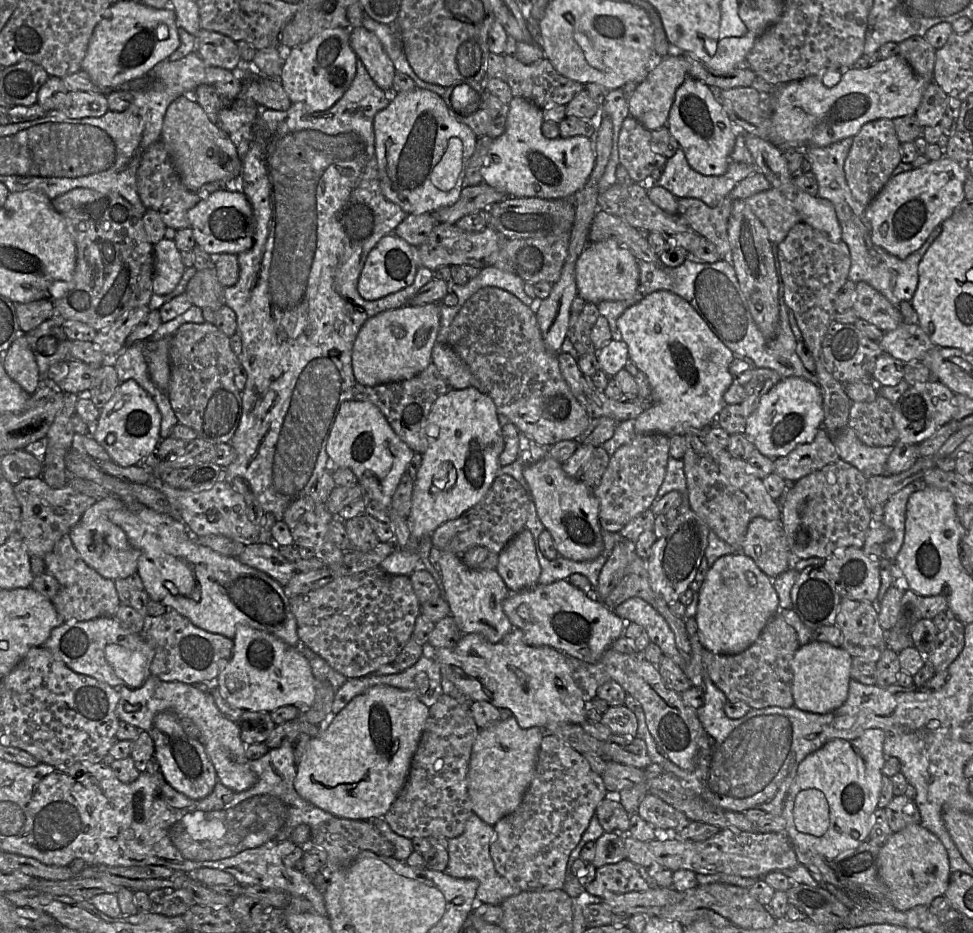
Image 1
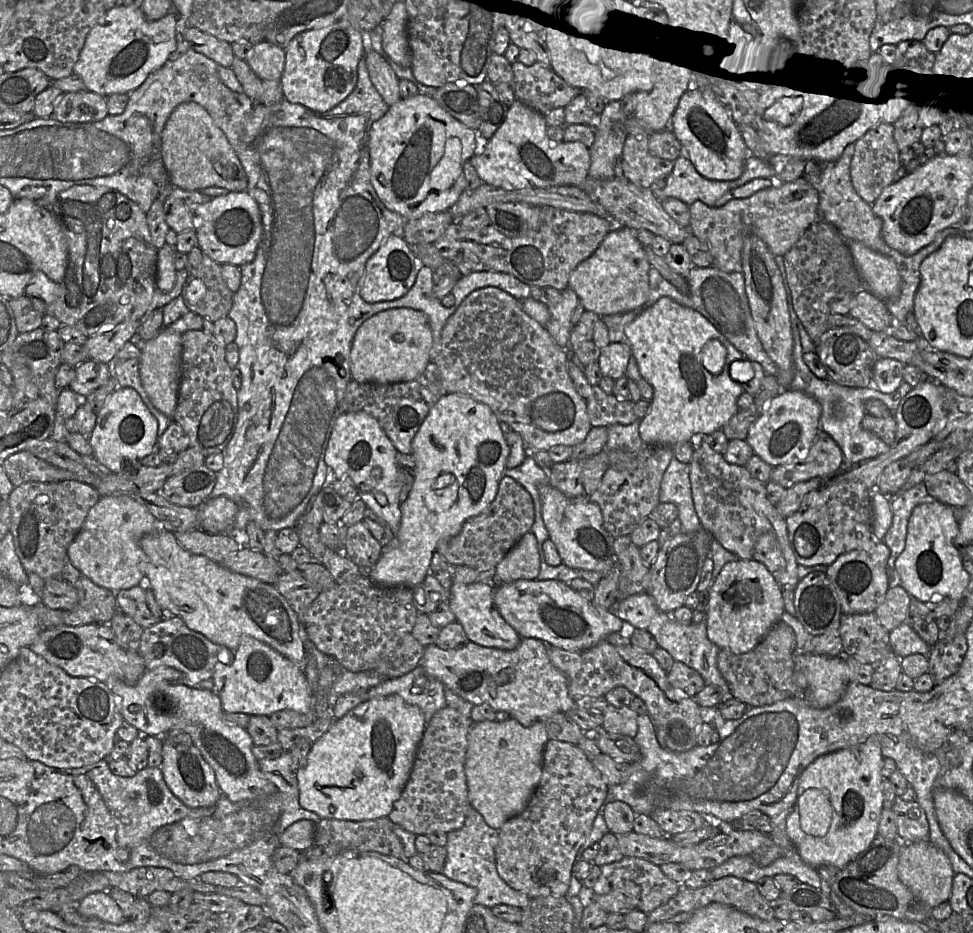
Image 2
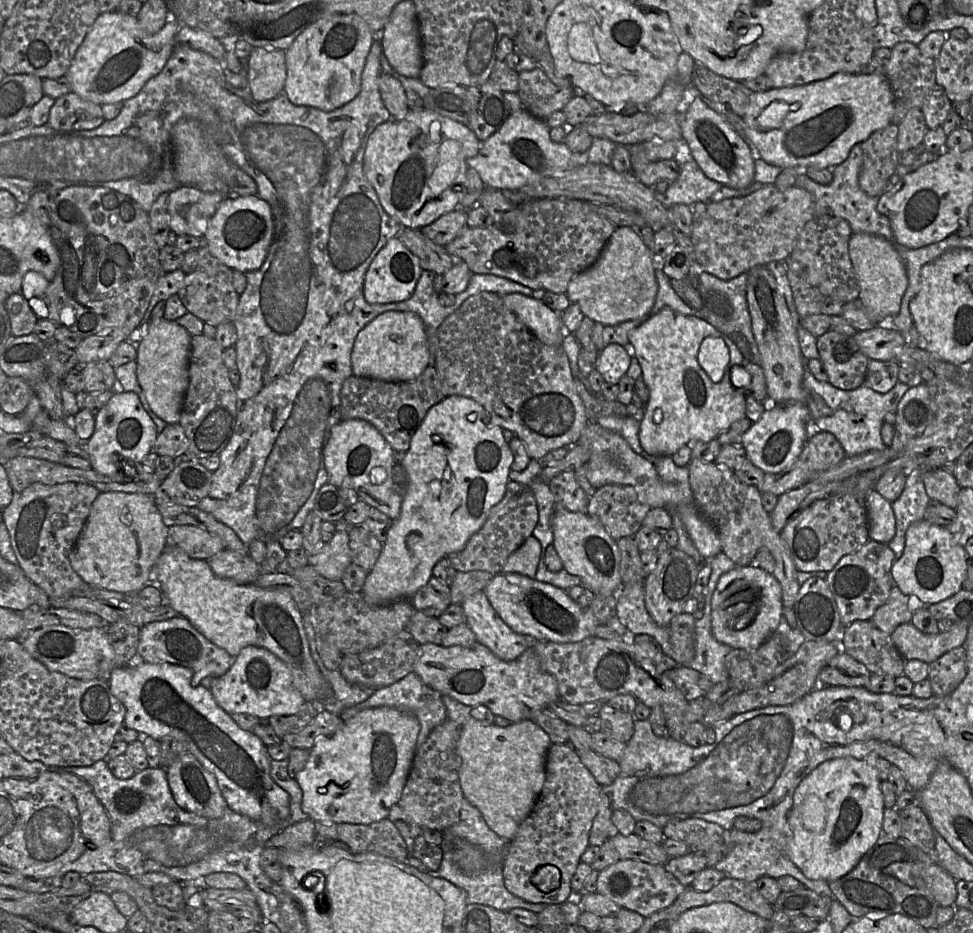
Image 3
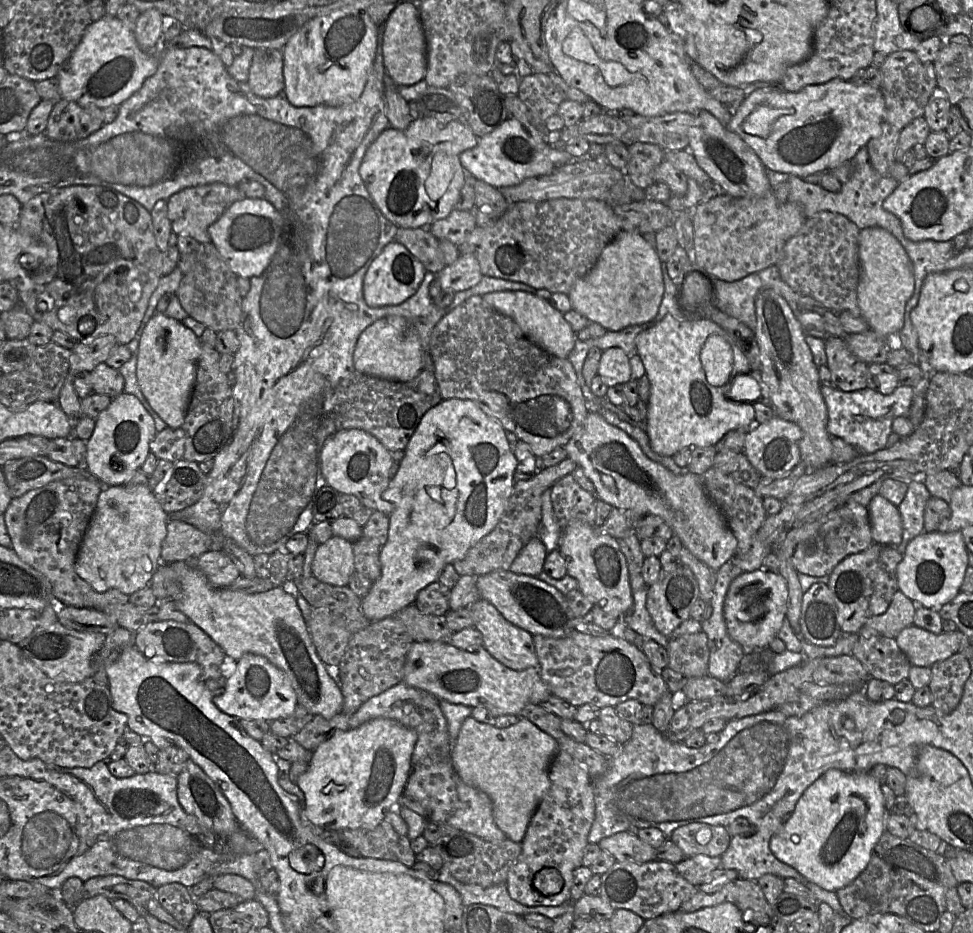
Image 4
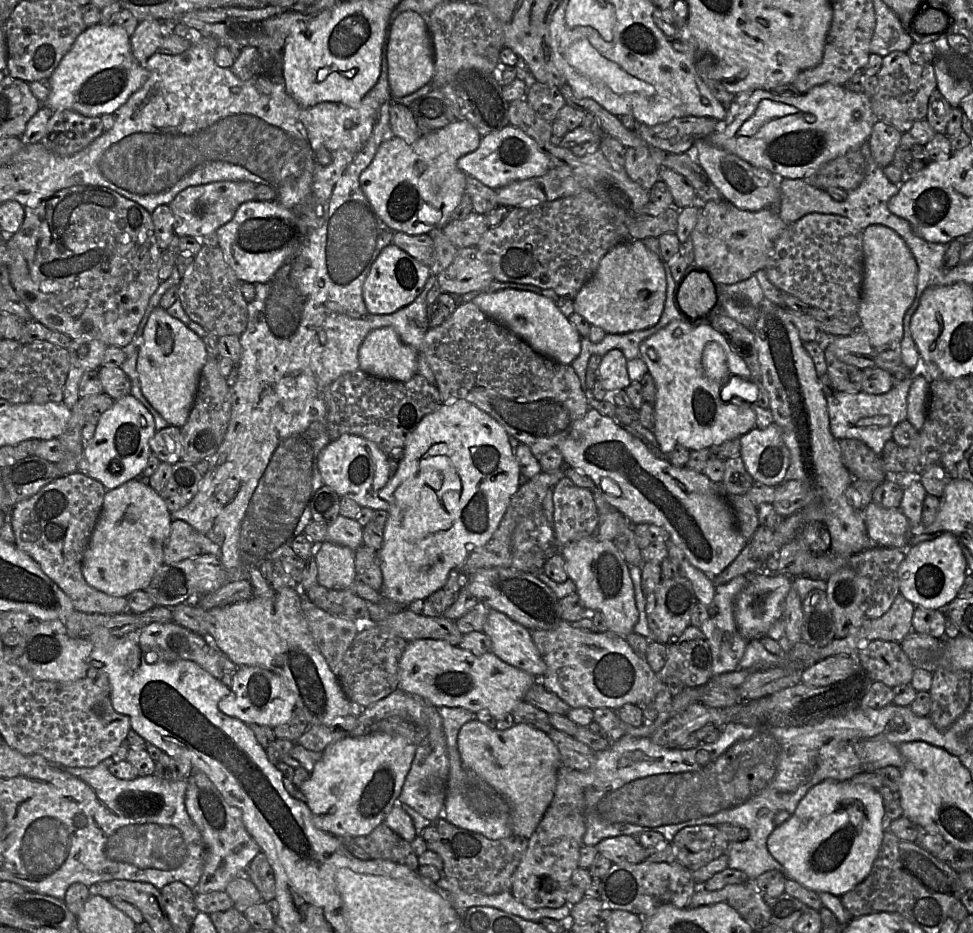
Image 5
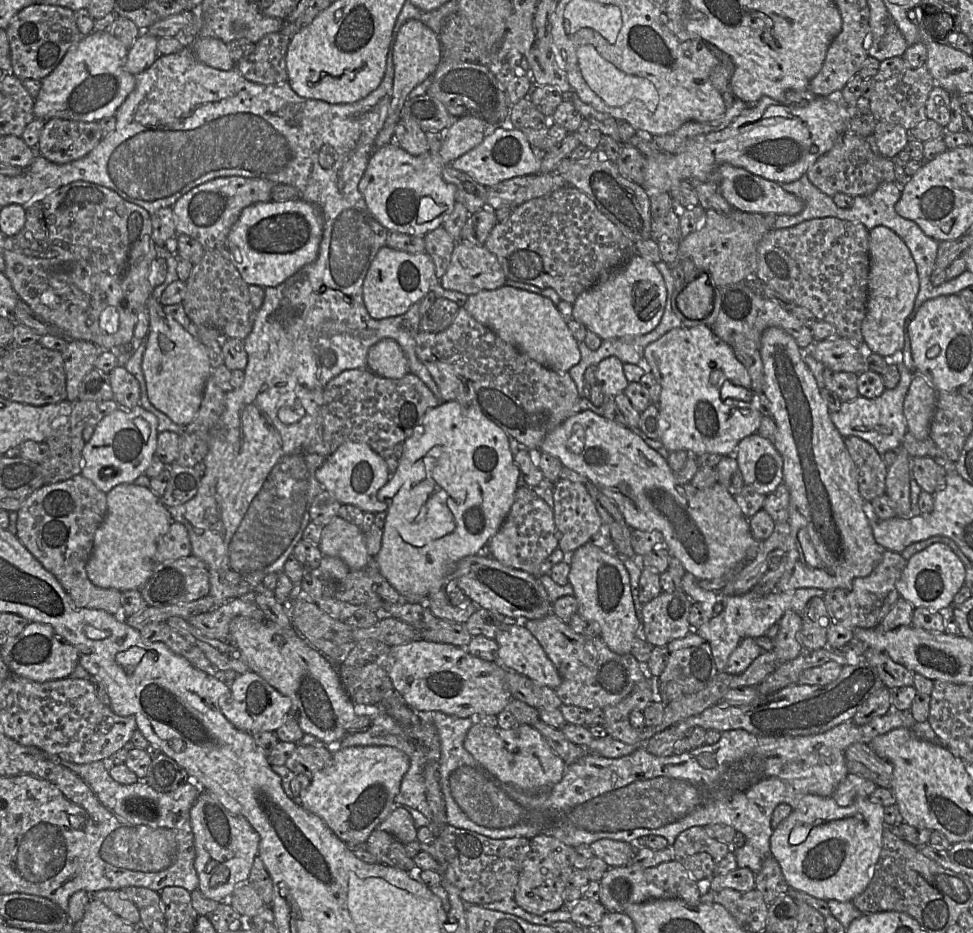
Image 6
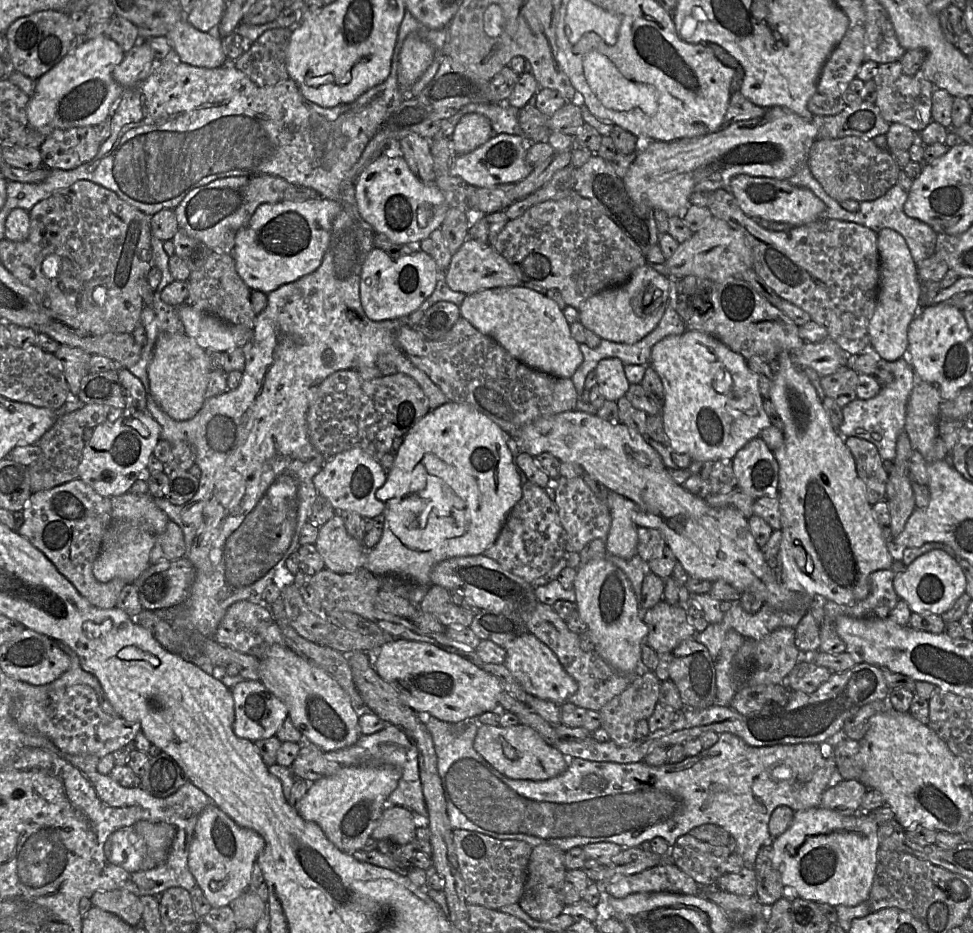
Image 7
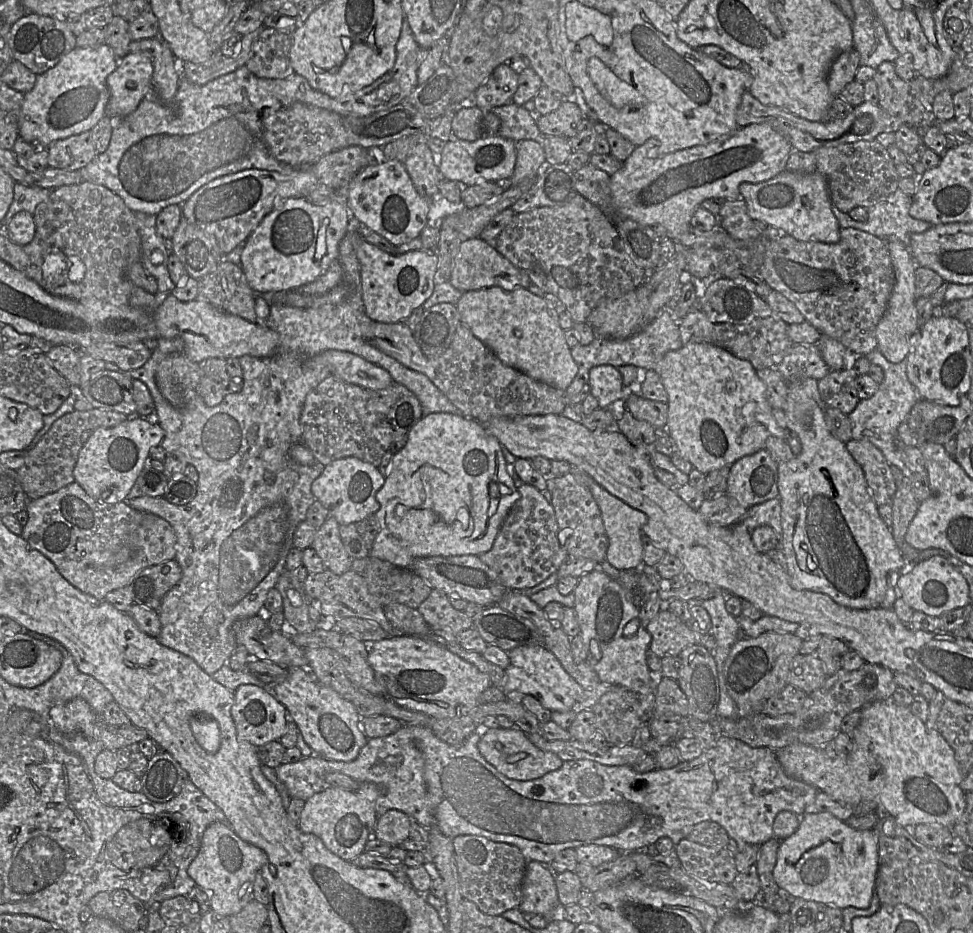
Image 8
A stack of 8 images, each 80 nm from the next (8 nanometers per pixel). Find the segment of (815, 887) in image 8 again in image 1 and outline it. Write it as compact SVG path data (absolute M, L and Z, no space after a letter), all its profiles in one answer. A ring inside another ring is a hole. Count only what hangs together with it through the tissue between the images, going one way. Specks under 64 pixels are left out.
M870 728L854 739L832 739L801 761L782 810L786 820L785 833L792 845L803 852L835 858L841 852L855 849L868 840L882 787L882 767L886 761L884 740L885 732L882 729ZM808 788L820 789L830 807L830 824L827 832L820 837L799 831L794 820L795 798Z

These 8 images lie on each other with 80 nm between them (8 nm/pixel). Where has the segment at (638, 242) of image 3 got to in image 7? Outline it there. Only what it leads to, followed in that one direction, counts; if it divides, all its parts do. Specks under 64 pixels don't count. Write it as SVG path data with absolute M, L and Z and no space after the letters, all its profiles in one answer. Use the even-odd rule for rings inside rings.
M649 263L639 266L623 284L604 289L589 297L578 309L578 321L600 338L612 342L635 343L659 323L668 305L670 279L658 273Z

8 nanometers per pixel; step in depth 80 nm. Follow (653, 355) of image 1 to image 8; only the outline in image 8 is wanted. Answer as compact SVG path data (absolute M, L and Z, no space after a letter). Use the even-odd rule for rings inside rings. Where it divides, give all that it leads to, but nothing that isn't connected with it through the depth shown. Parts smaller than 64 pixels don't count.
M688 343L684 344L678 350L667 352L654 370L656 370L656 372L660 375L664 388L668 394L668 418L666 422L666 429L677 446L680 455L702 473L708 474L713 470L725 466L731 466L735 461L743 456L754 454L760 449L765 448L766 439L770 436L786 439L785 430L777 424L772 414L772 407L770 406L766 396L765 383L758 377L755 368L749 361L740 359L731 352L710 343Z

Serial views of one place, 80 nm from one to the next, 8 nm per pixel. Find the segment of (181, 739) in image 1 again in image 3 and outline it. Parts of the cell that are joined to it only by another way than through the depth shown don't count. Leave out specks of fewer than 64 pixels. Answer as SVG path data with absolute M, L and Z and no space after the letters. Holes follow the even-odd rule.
M190 752L166 769L176 803L184 810L208 819L220 819L228 808L217 780Z

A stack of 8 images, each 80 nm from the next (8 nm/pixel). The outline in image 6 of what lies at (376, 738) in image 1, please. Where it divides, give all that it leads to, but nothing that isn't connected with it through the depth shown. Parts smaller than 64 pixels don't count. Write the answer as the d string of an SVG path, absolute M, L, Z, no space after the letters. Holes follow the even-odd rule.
M351 746L332 751L330 763L317 772L309 786L299 795L299 804L307 811L319 816L331 831L351 849L364 849L365 841L371 832L395 807L402 804L394 802L400 790L403 776L410 766L408 756L392 746Z

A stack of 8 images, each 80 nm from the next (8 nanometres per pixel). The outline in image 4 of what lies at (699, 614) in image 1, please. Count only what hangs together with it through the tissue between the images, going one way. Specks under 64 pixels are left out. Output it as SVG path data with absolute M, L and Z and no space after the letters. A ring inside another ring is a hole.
M759 569L737 576L730 584L724 603L724 617L731 638L747 650L767 649L787 613L788 585L779 573Z

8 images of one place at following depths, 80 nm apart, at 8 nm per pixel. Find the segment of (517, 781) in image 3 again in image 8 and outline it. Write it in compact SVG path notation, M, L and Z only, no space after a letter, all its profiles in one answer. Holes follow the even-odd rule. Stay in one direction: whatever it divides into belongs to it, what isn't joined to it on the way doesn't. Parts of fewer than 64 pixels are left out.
M517 727L489 728L478 742L478 750L485 760L507 778L529 781L541 778L549 772L559 769L564 763L553 752L543 751L536 747L523 731Z

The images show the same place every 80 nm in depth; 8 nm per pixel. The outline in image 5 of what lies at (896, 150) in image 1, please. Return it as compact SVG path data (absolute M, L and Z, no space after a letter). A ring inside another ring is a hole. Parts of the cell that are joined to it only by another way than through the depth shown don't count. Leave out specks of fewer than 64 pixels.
M877 122L868 139L873 160L884 168L893 163L895 152L900 144L902 134L899 130L883 122Z

